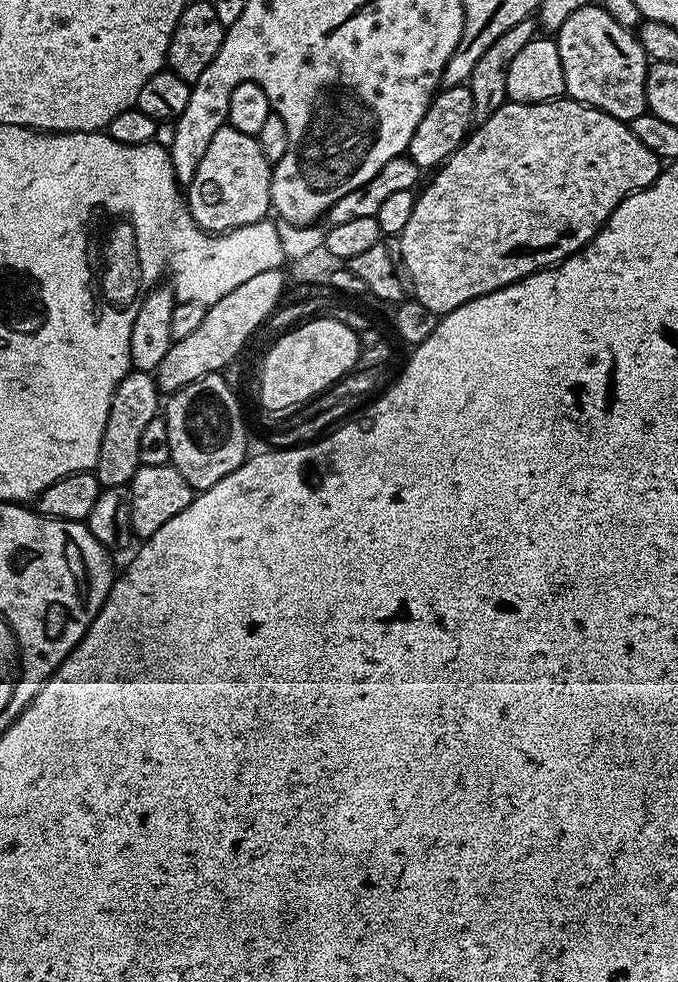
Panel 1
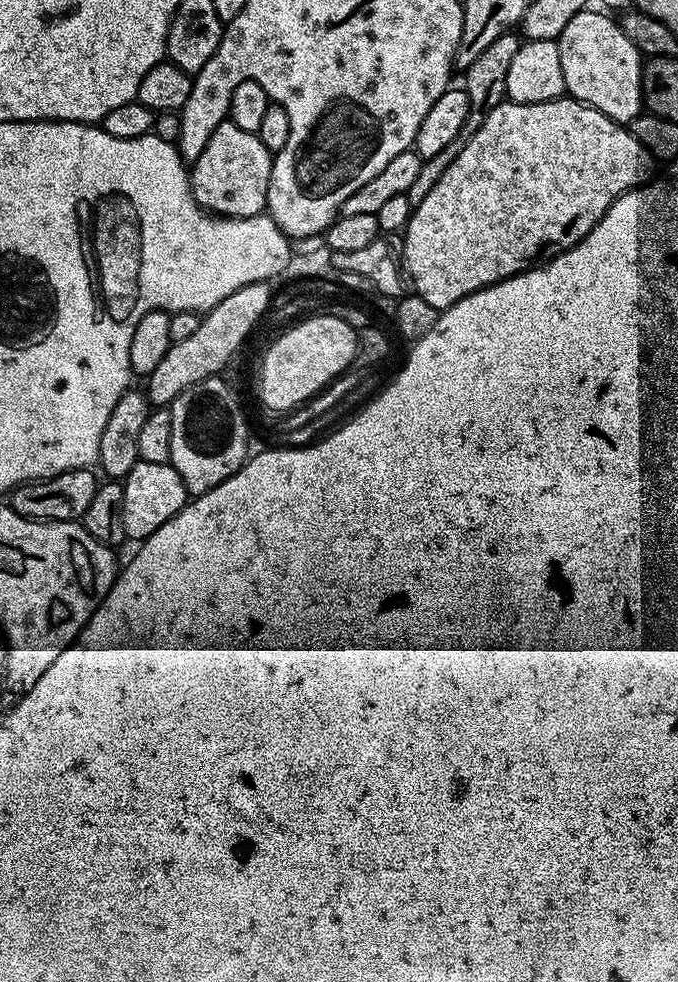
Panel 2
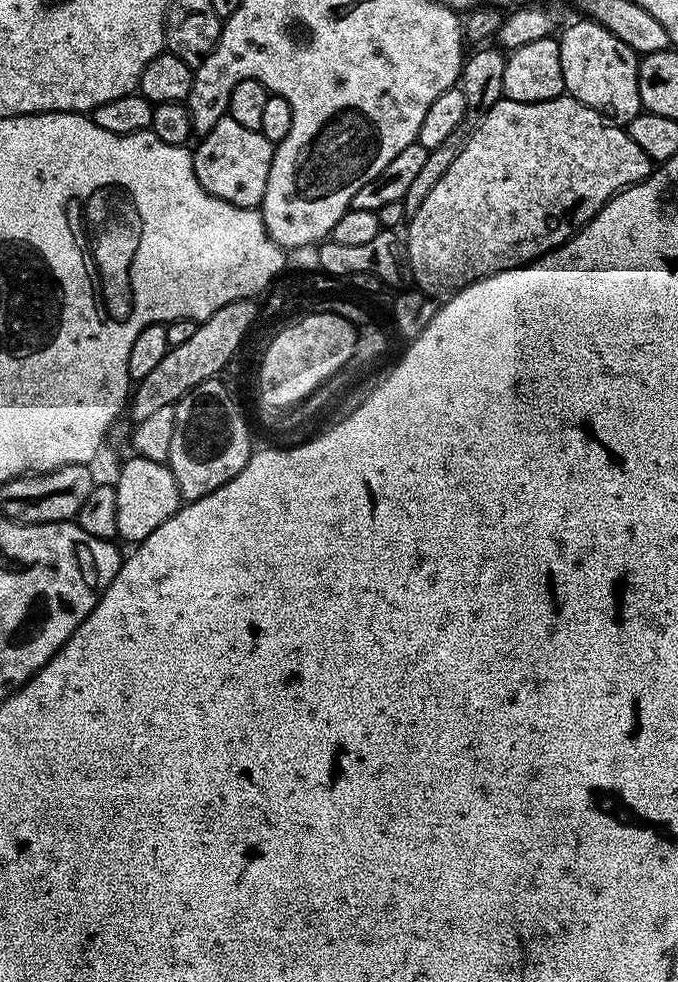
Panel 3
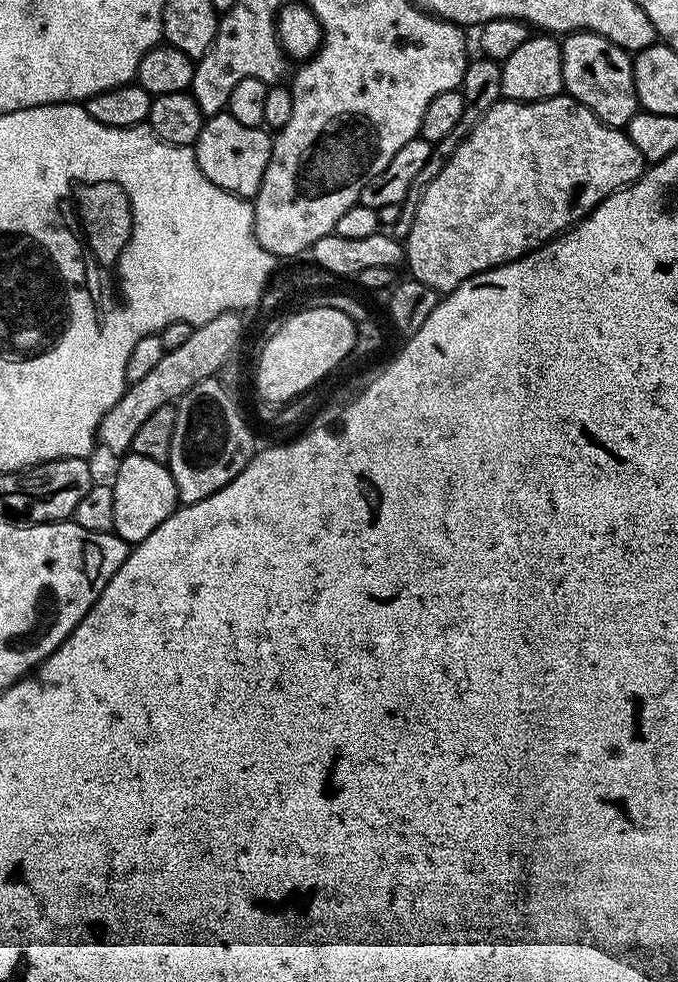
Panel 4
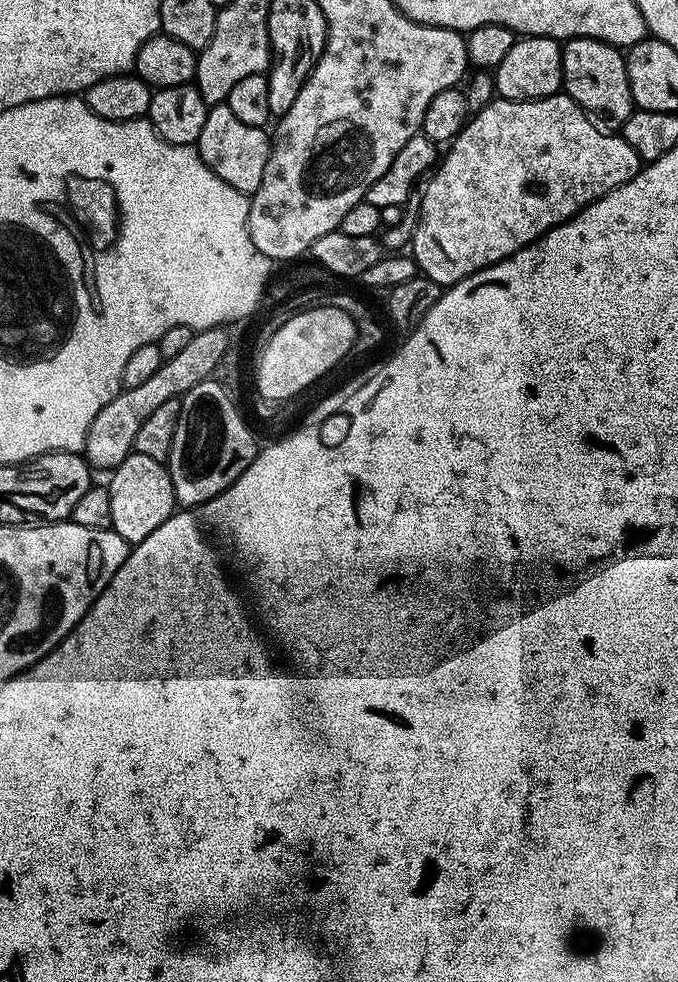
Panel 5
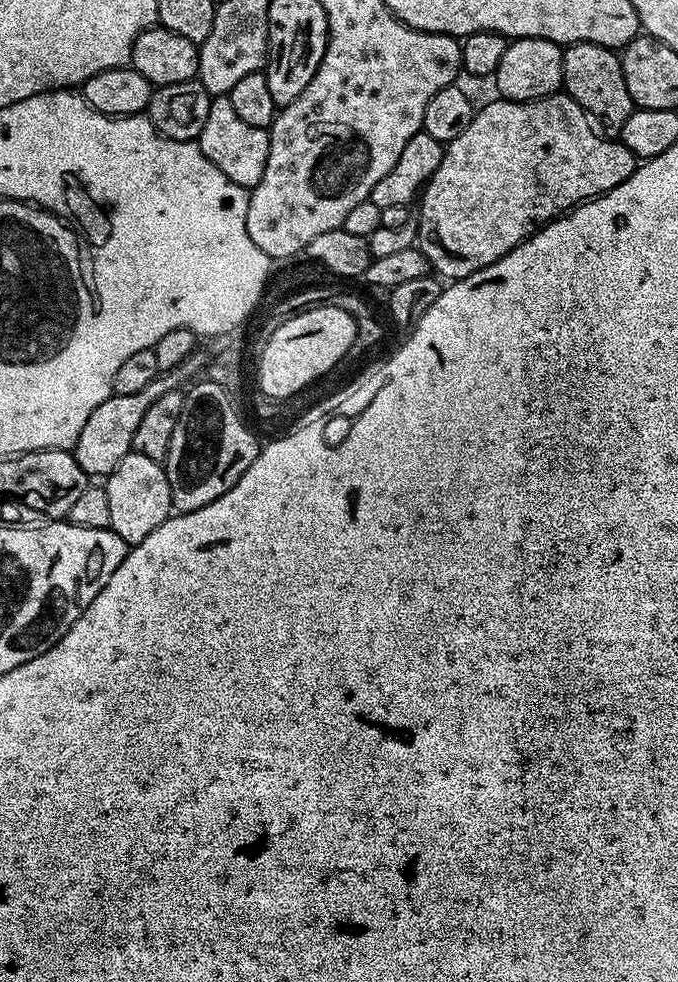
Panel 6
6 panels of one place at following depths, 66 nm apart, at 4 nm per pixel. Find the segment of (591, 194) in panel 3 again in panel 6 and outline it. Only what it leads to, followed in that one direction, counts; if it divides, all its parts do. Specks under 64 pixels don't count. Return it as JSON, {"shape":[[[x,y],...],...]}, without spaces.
{"shape":[[[553,94],[543,96],[540,100],[506,100],[495,98],[484,109],[477,111],[473,115],[470,126],[458,134],[446,145],[444,157],[434,170],[434,174],[429,178],[428,183],[422,189],[422,195],[419,197],[420,216],[418,215],[418,249],[424,259],[427,261],[427,267],[431,269],[437,277],[443,278],[448,282],[455,282],[498,262],[510,250],[514,250],[521,242],[527,240],[529,236],[534,235],[539,228],[543,228],[550,220],[557,216],[583,205],[585,200],[592,199],[593,196],[600,196],[603,192],[608,192],[614,186],[626,182],[630,174],[638,166],[637,157],[633,156],[626,145],[621,144],[619,139],[600,136],[592,128],[592,120],[587,112],[574,102],[571,96],[567,94]]]}

